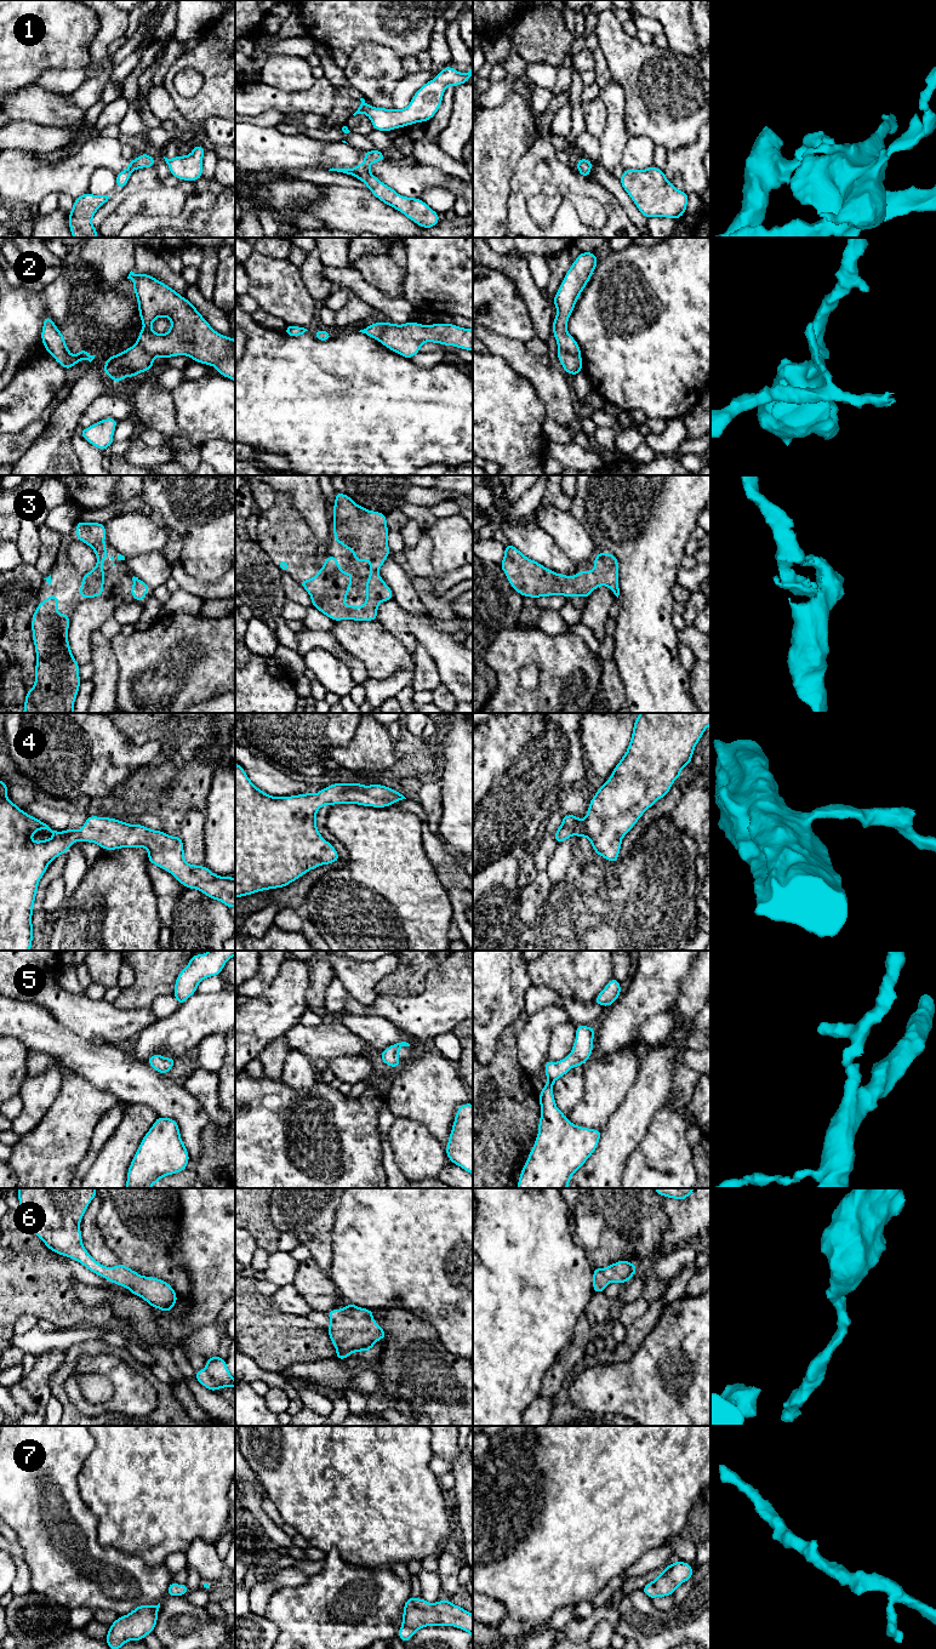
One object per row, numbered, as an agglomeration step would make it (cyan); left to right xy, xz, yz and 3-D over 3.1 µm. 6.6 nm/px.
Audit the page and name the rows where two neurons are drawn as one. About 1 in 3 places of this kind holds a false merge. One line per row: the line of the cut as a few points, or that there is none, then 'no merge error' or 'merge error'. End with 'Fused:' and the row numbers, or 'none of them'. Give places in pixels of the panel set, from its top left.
1: xz (369, 106), (365, 113) | merge error
2: yz (559, 348), (580, 358) | merge error
3: no cut | no merge error
4: no cut | no merge error
5: no cut | no merge error
6: no cut | no merge error
7: no cut | no merge error
Fused: 1, 2

